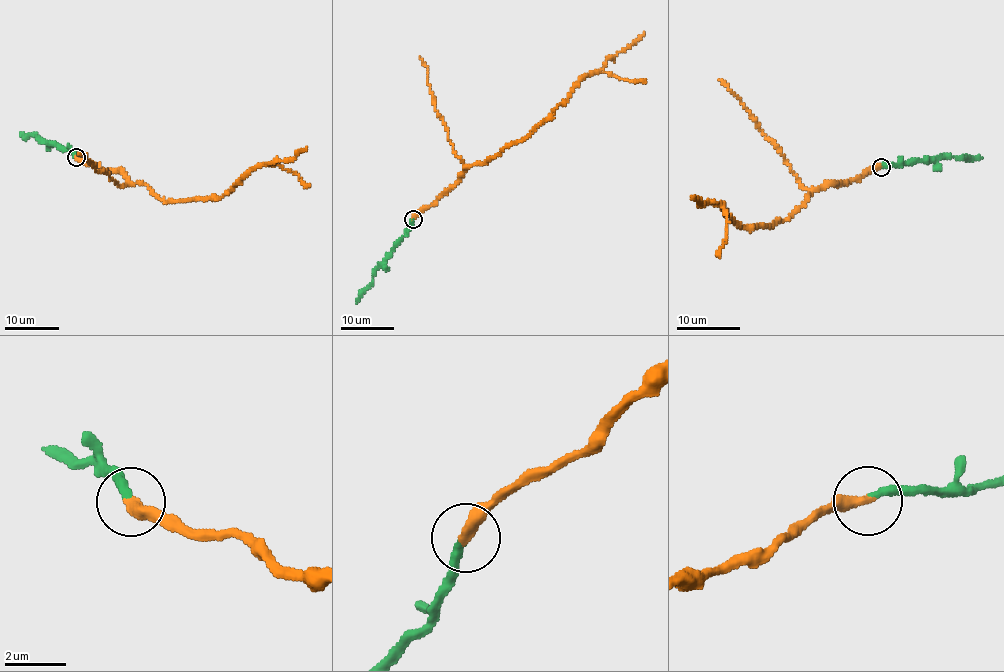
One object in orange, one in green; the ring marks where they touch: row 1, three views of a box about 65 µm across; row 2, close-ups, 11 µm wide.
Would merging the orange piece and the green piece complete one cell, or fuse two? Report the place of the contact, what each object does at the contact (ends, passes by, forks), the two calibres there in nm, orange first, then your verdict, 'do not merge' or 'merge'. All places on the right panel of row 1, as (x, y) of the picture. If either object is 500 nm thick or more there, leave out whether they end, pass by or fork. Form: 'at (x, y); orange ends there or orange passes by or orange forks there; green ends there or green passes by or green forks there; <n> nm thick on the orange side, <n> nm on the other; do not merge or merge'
at (881, 167); orange ends there; green ends there; 400 nm thick on the orange side, 240 nm on the other; do not merge

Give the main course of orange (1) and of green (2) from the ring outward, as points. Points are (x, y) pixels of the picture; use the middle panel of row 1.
1: (413, 219), (448, 193), (465, 168), (523, 142), (565, 102), (581, 79), (599, 73), (609, 57), (645, 34)
2: (413, 219), (411, 228), (380, 264), (357, 302)

